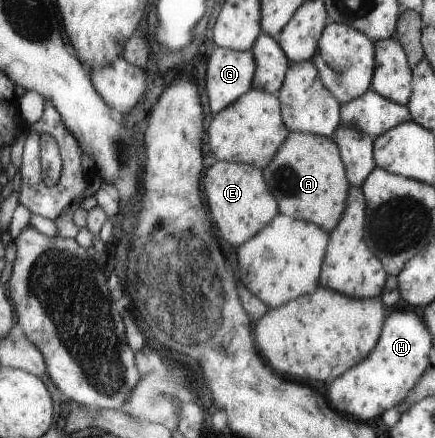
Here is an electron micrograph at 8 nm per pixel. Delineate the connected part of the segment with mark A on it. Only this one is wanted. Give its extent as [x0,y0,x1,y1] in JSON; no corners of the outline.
[263,131,351,232]

